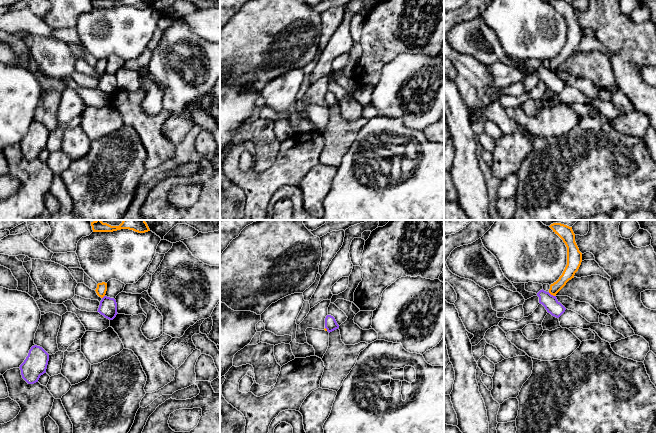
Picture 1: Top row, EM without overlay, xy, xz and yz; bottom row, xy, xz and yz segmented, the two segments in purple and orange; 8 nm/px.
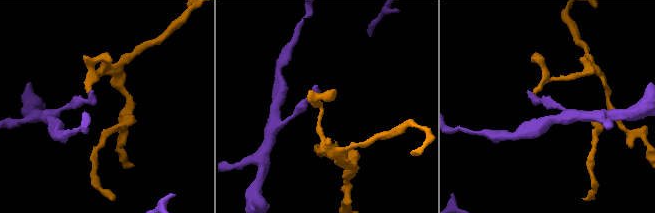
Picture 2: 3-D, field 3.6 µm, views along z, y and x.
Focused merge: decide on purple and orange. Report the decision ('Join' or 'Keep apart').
Keep apart

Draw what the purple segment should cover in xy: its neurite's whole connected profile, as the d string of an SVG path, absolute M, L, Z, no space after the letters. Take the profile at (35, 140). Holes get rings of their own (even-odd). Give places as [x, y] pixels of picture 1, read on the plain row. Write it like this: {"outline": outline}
{"outline": "M34 121L29 126L28 132L20 141L22 154L28 160L38 158L41 151L46 149L49 130L40 122Z"}

